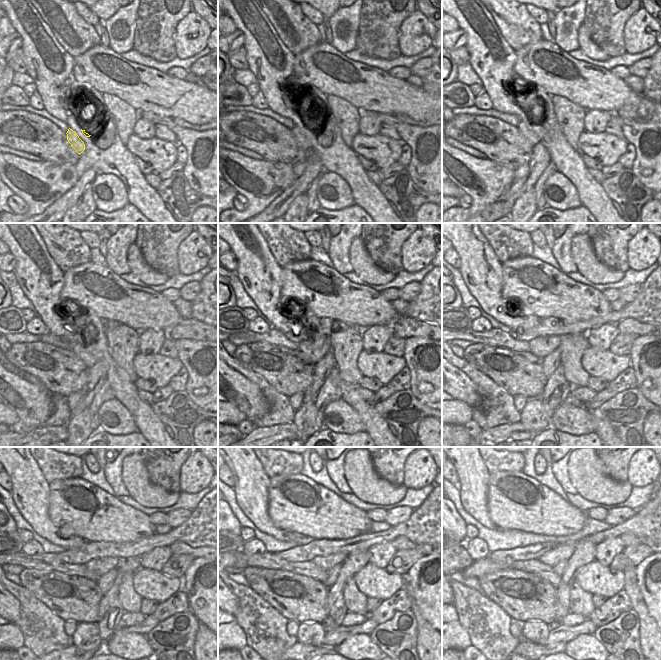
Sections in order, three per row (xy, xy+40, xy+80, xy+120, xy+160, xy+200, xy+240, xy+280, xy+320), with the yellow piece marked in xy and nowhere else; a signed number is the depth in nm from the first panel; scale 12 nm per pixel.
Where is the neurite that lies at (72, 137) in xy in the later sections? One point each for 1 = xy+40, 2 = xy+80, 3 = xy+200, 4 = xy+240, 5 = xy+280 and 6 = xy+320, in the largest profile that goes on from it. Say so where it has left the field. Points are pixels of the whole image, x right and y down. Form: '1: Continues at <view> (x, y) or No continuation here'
1: Continues at xy+40 (303, 137)
2: Continues at xy+80 (533, 138)
3: Continues at xy+200 (541, 347)
4: Continues at xy+240 (97, 567)
5: Continues at xy+280 (325, 563)
6: Continues at xy+320 (561, 553).

